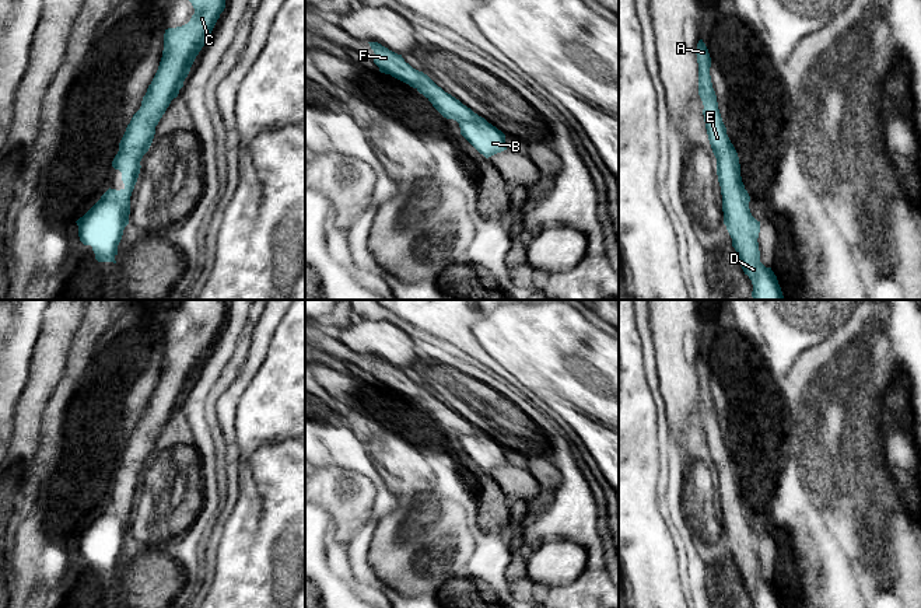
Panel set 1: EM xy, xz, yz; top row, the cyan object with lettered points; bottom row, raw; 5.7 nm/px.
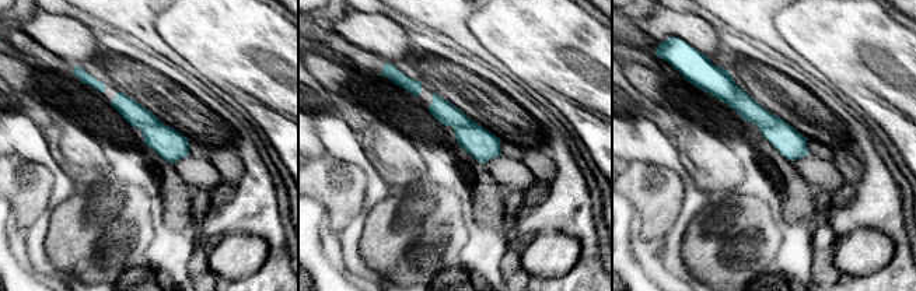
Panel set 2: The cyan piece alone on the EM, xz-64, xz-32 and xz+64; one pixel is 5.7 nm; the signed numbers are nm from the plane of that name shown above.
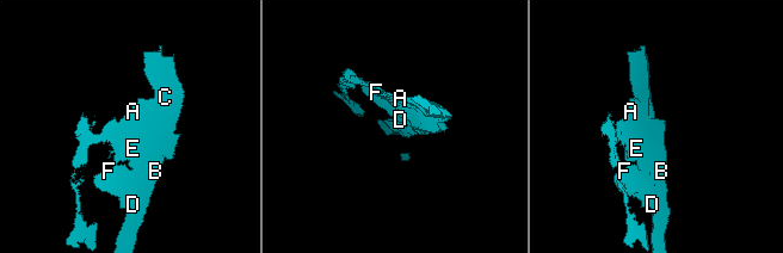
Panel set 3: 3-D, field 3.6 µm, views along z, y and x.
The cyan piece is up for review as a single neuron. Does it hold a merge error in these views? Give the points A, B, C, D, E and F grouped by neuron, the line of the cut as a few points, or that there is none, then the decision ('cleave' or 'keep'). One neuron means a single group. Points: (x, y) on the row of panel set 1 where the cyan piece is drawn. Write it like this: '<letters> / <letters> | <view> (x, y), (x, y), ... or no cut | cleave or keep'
A C E / B D F | yz (722, 192), (736, 192), (748, 203) | cleave

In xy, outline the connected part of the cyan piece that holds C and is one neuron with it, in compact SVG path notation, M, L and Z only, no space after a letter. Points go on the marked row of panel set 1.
M225 0L189 1L195 14L188 24L165 29L158 70L143 97L140 109L127 125L112 161L112 167L122 172L125 191L130 196L140 174L140 161L153 143L155 126L171 101L178 97L196 56L225 8Z

